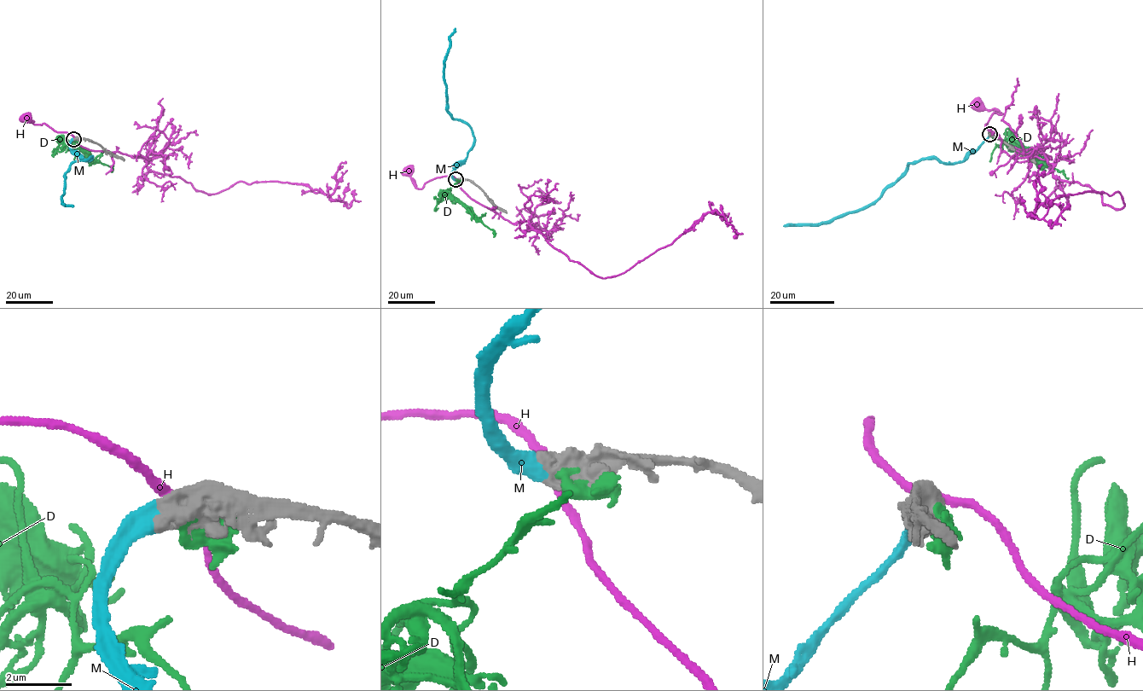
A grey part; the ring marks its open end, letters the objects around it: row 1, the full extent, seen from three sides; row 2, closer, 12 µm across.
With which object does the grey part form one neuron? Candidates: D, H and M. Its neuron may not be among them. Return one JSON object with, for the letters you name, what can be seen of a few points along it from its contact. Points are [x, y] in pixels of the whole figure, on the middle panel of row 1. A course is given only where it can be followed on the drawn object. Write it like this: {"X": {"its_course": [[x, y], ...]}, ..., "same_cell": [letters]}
{"M": {"its_course": [[455, 180], [452, 172], [467, 157], [473, 135], [471, 128], [447, 110], [444, 61], [449, 36], [455, 28]]}, "same_cell": ["M"]}

